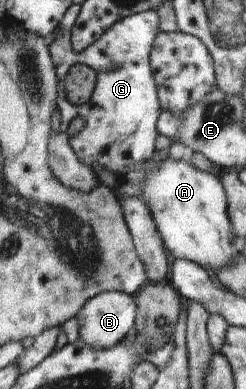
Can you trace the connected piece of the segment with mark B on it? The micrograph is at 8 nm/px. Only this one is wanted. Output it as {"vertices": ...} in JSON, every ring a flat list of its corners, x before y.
{"vertices":[[106,291,88,301,81,314,76,316,78,320,79,338,84,338,90,346,100,350,112,350,116,348,132,332,136,326,140,307,137,297,120,291]]}

